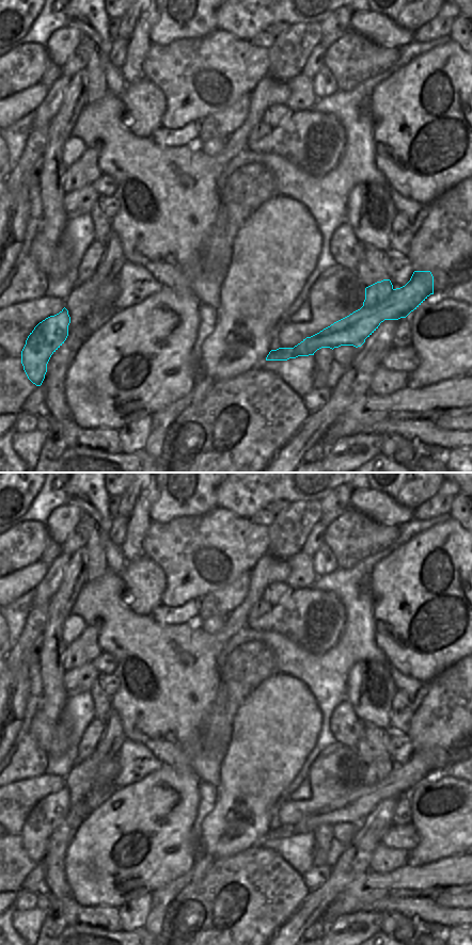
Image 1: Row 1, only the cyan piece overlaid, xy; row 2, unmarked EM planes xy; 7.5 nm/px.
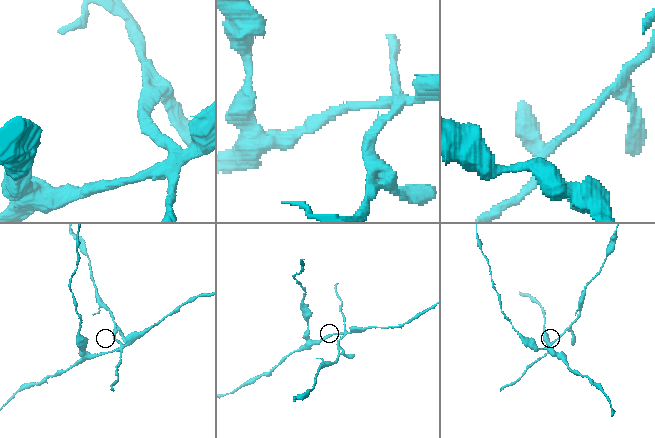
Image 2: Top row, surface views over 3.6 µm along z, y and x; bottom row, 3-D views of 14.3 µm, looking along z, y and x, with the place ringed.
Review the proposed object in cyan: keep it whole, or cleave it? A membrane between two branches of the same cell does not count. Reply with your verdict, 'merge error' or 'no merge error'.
merge error

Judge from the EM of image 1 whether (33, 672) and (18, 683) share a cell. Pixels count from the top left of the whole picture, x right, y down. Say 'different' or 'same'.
different

